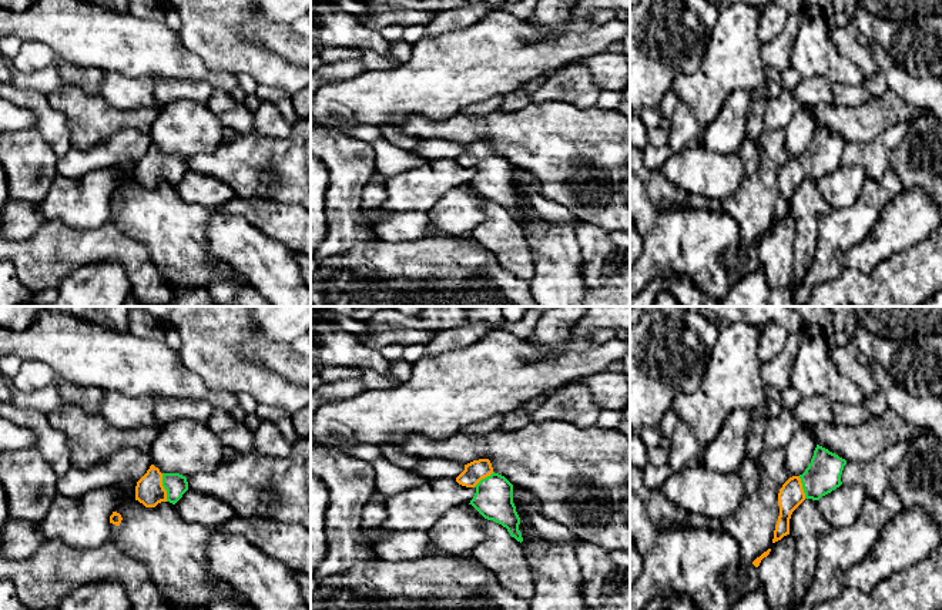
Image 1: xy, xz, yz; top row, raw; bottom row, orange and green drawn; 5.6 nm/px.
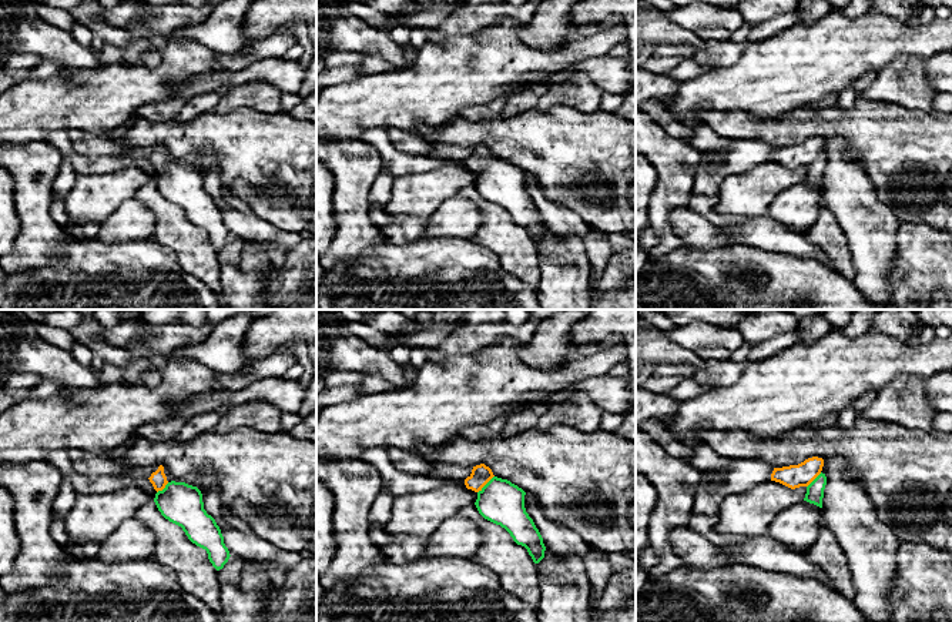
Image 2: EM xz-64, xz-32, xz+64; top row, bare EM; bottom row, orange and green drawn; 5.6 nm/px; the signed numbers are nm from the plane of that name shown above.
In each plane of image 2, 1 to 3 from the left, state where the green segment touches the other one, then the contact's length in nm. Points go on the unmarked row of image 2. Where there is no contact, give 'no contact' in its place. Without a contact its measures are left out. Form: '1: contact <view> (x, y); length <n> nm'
1: contact xz-64 (163, 169); length 90 nm
2: contact xz-32 (486, 163); length 140 nm
3: contact xz+64 (814, 159); length 120 nm

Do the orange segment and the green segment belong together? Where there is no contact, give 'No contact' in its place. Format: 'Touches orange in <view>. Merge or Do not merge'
Touches orange in xy. Merge

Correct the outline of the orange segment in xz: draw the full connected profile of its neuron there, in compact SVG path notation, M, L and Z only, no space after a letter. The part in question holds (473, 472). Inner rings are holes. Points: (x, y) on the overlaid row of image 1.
M479 459L465 465L456 482L475 487L472 505L485 519L507 529L512 537L523 542L519 530L520 517L513 503L513 485L502 475L495 473L489 459Z

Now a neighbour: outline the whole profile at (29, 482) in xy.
M37 449L0 455L0 483L11 517L40 524L57 493L57 476Z

